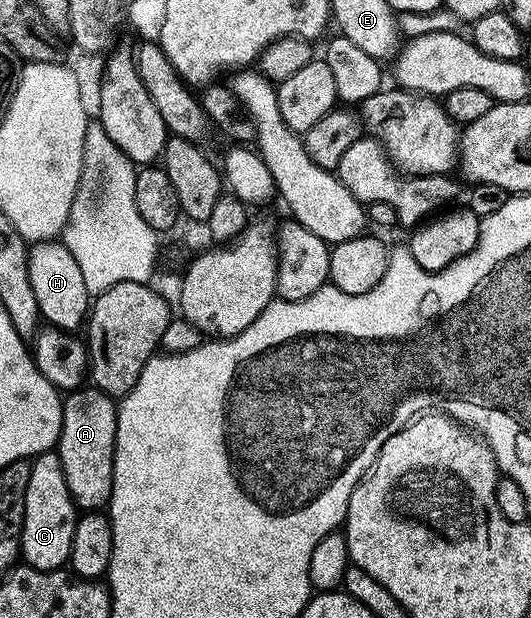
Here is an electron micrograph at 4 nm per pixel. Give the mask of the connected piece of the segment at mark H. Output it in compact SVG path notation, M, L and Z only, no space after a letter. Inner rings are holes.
M36 241L28 253L28 272L34 297L38 300L41 320L52 329L65 333L75 332L75 327L85 322L90 310L90 296L86 281L82 281L82 269L70 253L70 249L60 241Z

